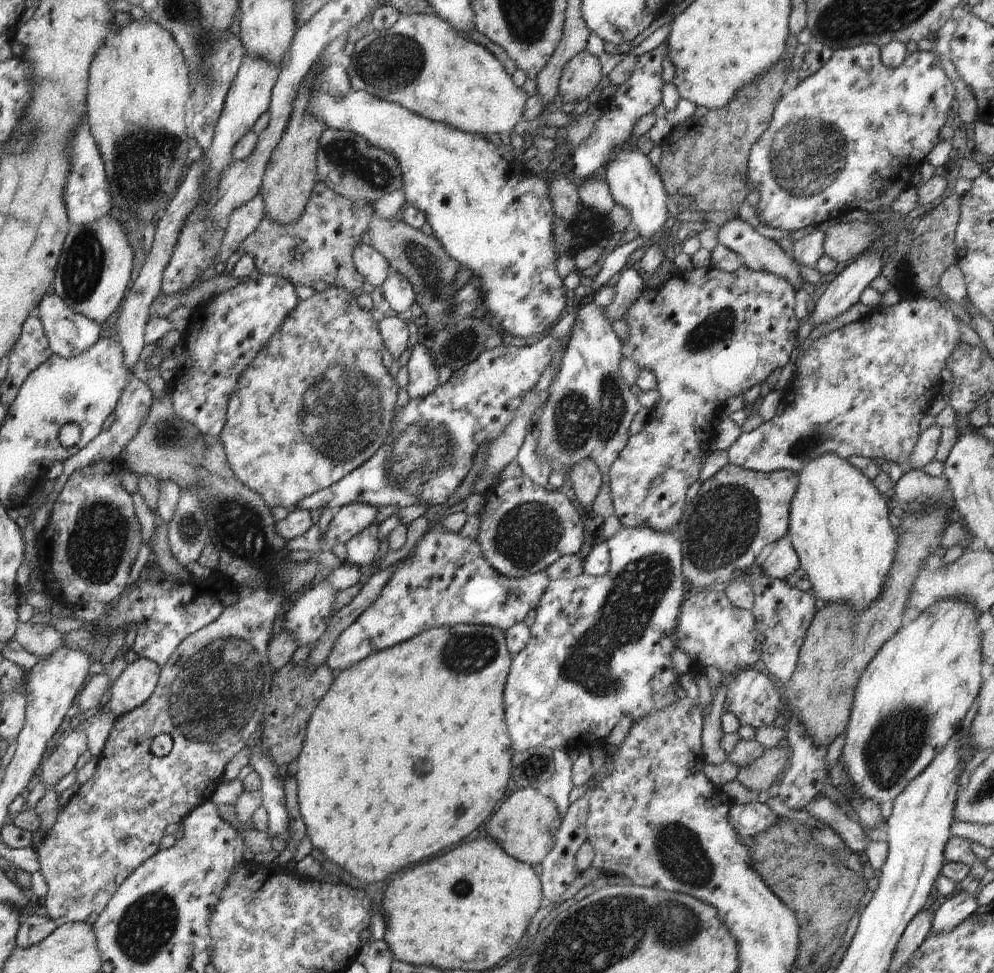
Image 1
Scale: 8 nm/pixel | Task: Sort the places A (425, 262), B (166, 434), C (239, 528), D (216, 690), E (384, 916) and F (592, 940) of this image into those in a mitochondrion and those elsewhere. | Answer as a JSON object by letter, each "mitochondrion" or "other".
{"A":"mitochondrion","B":"mitochondrion","C":"mitochondrion","D":"mitochondrion","E":"other","F":"mitochondrion"}

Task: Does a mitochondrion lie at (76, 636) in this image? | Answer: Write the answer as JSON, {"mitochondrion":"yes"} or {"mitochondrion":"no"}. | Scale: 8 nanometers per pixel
{"mitochondrion":"no"}

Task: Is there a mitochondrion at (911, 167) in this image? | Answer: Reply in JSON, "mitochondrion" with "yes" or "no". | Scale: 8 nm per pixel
{"mitochondrion":"no"}

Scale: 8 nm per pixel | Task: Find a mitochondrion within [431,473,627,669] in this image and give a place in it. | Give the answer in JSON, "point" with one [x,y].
{"point":[526,533]}

